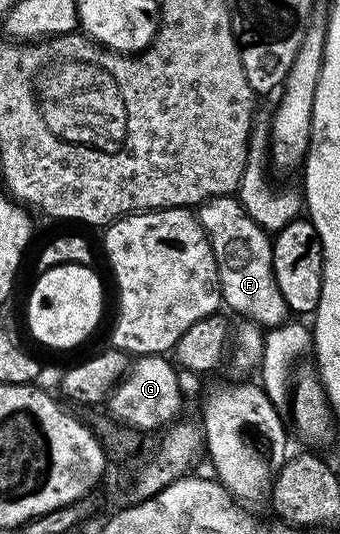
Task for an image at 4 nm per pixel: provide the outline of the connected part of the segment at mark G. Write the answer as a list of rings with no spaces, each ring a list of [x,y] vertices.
[[[138,356],[130,364],[129,372],[113,386],[107,398],[107,406],[109,405],[110,411],[118,417],[114,418],[133,431],[153,429],[157,421],[172,422],[178,416],[176,413],[181,409],[181,385],[177,382],[176,371],[178,372],[174,362],[168,356]]]

